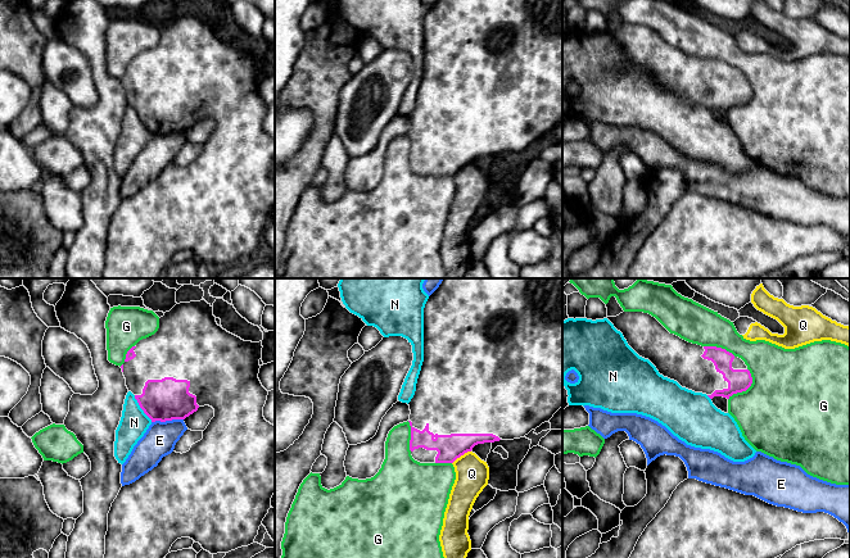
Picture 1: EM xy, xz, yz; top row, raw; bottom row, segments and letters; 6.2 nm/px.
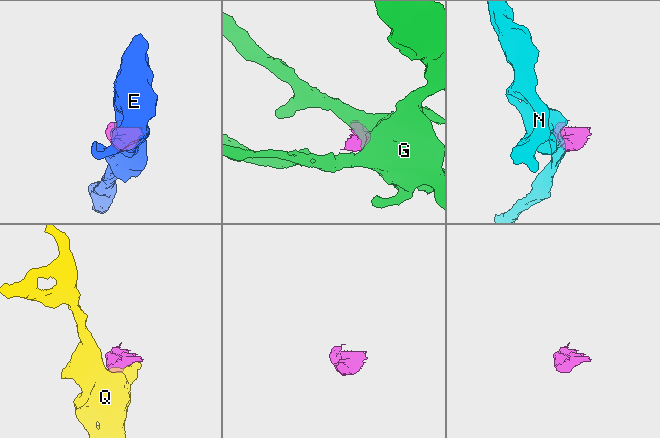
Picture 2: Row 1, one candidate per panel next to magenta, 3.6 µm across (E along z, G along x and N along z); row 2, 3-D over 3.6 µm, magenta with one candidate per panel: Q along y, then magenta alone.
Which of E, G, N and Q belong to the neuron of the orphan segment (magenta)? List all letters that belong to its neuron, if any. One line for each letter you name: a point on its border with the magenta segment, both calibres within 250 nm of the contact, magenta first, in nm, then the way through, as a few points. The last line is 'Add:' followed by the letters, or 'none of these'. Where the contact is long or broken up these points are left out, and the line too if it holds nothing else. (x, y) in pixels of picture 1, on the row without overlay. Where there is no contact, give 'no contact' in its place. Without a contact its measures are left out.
Add: none of these

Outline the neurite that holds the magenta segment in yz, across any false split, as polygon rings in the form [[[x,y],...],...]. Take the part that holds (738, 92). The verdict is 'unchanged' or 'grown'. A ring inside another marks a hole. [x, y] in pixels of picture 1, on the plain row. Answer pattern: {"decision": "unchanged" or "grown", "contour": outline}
{"decision": "grown", "contour": [[[623,24],[607,32],[639,69],[648,72],[660,87],[682,100],[706,106],[710,112],[729,112],[752,96],[741,71],[722,60],[688,55],[670,46],[648,26]]]}

